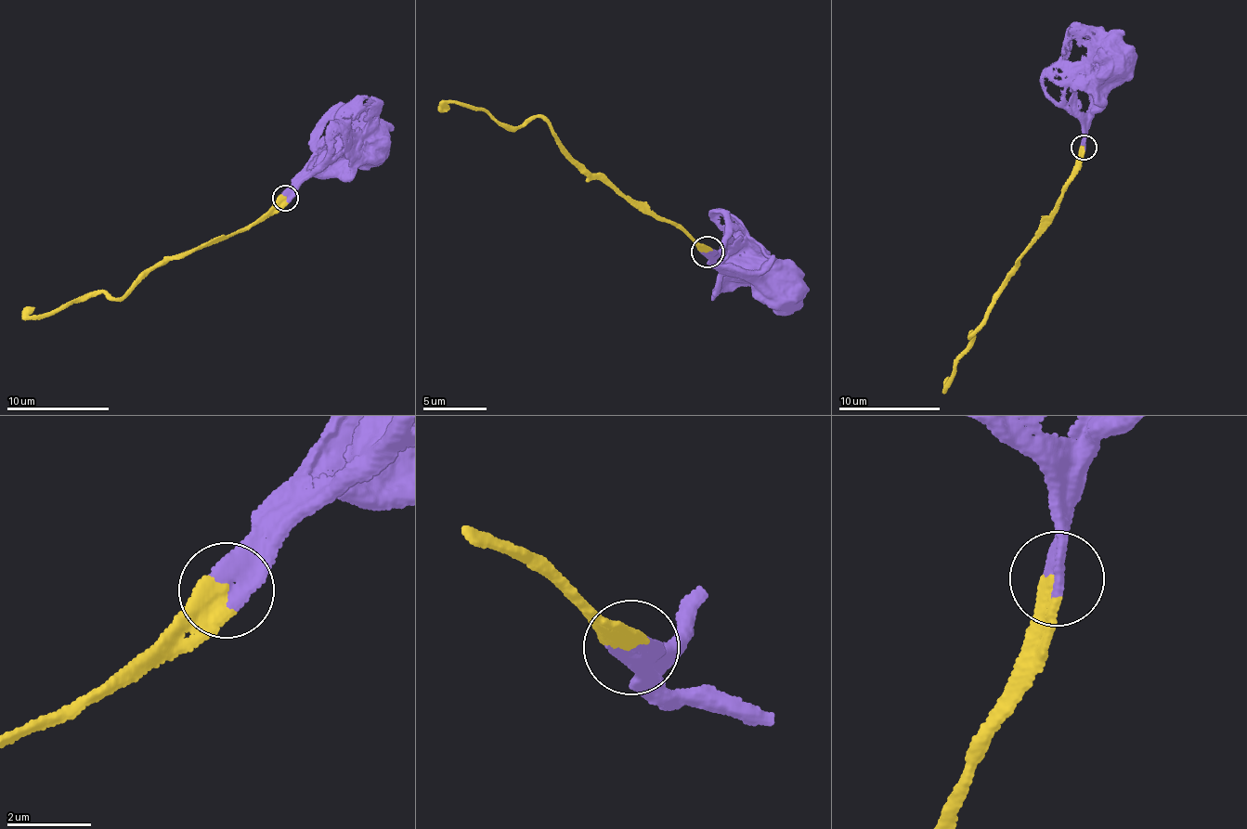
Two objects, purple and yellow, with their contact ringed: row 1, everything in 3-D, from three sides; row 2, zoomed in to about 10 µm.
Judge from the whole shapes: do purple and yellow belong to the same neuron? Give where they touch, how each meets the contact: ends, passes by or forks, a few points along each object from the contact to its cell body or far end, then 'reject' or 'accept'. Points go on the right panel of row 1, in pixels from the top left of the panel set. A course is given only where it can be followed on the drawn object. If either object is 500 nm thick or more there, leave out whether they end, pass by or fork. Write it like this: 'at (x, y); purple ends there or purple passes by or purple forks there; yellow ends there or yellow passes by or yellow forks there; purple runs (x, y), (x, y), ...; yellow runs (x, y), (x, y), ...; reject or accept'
at (1084, 147); purple ends there; yellow ends there; purple runs (1083, 148), (1097, 89), (1112, 77), (1113, 64); yellow runs (1083, 148), (1055, 215), (1023, 252), (985, 321), (967, 336), (972, 334), (949, 382); accept

